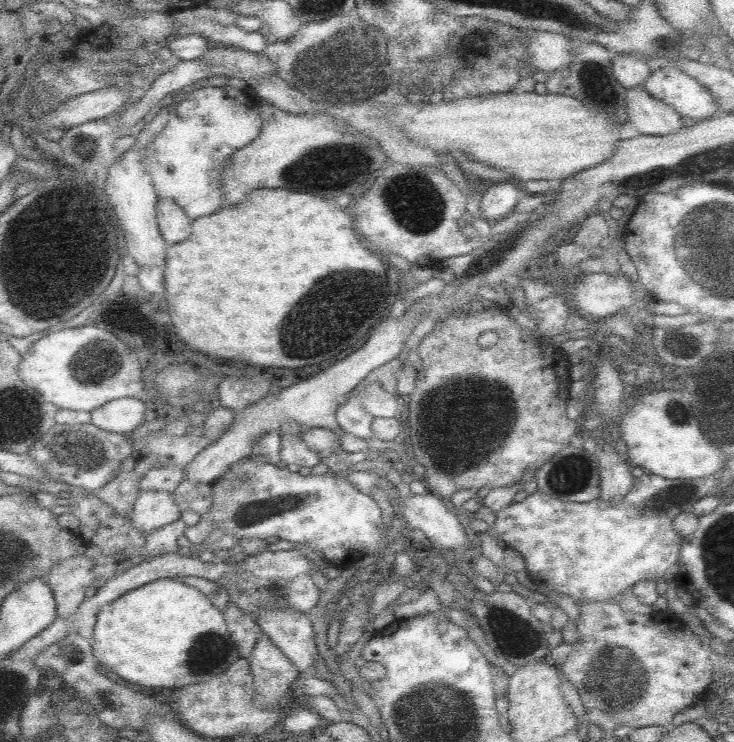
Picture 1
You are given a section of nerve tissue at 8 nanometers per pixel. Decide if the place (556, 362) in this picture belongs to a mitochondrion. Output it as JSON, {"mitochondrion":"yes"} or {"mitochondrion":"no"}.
{"mitochondrion":"no"}

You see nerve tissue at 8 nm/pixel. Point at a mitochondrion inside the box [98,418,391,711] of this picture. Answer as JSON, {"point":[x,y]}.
{"point":[207,655]}

